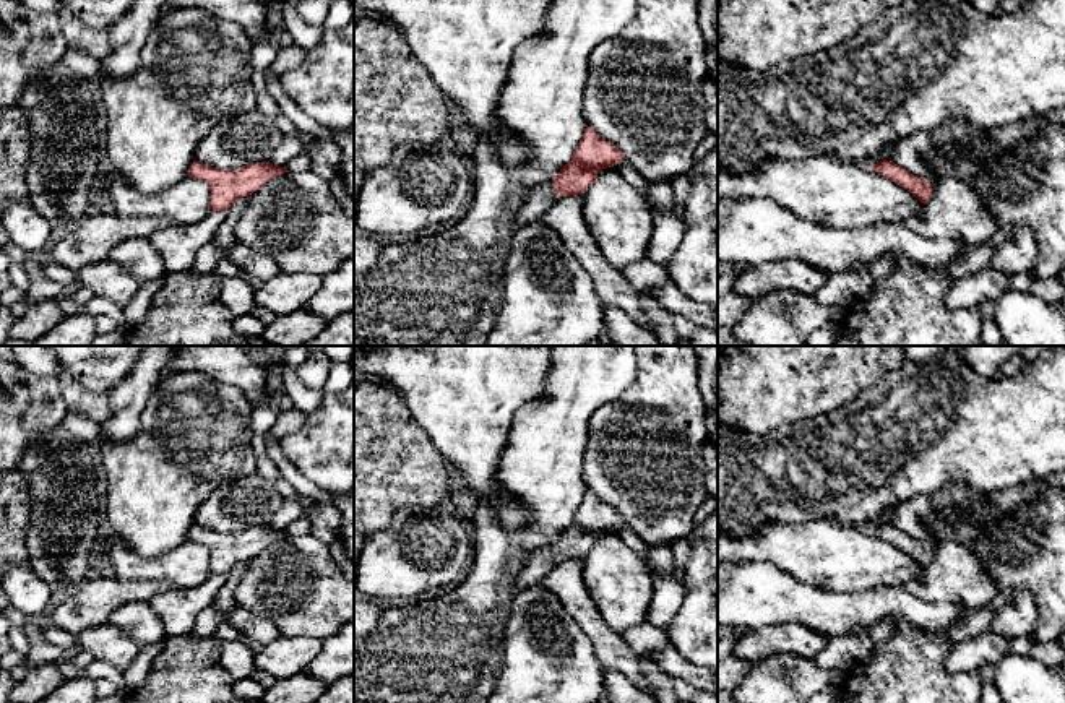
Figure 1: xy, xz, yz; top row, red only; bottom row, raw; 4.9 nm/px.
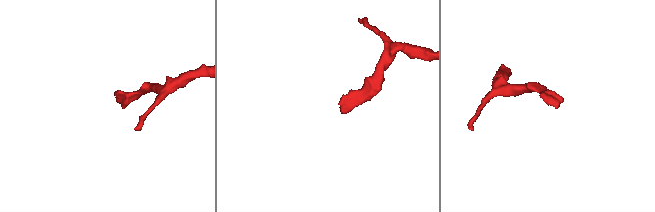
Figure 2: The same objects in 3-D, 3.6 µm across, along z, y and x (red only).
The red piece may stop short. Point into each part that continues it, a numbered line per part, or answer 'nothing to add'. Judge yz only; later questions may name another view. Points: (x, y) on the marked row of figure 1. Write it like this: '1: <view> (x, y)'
nothing to add

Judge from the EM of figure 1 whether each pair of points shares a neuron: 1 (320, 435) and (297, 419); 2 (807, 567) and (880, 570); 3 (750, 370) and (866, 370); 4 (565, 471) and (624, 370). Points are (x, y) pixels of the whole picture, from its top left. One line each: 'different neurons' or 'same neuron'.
1: different neurons
2: same neuron
3: same neuron
4: same neuron

